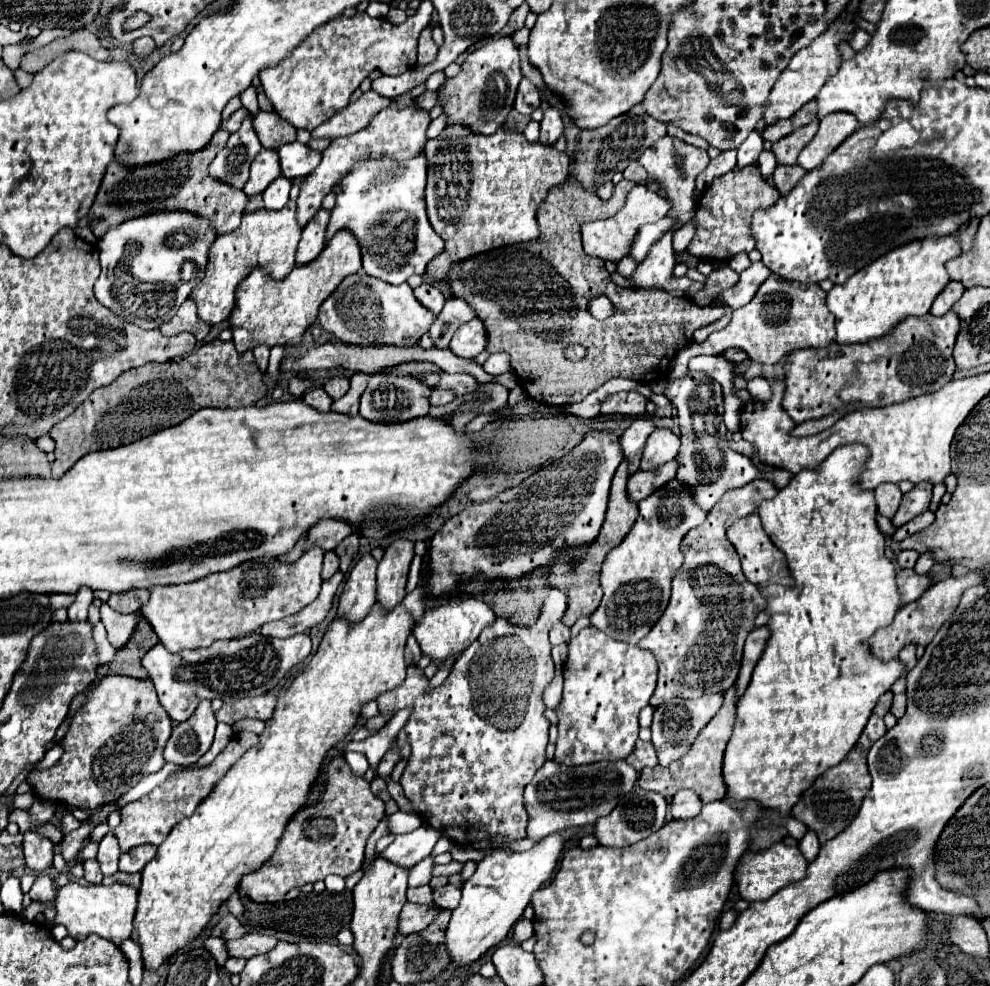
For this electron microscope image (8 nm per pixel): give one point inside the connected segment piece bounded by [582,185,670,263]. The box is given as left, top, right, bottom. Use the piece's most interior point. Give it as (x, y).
(610, 239)

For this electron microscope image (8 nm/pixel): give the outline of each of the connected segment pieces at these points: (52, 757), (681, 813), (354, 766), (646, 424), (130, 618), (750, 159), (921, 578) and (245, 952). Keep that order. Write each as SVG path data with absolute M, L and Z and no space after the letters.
M60 745L52 747L52 749L44 755L44 759L36 765L36 769L48 769L48 767L52 767L52 765L60 759L60 755L62 755L62 747L60 747Z
M682 789L672 797L670 813L674 819L692 819L700 813L700 809L702 809L702 801L690 789Z
M346 751L346 761L350 765L350 769L354 771L354 775L362 777L368 771L368 759L364 753L354 753L354 751Z
M636 417L632 421L632 425L620 437L622 455L624 455L624 459L628 459L630 475L634 475L638 471L640 457L642 457L642 451L644 451L644 443L650 437L652 431L654 431L654 423L652 423L650 417Z
M104 603L100 607L100 613L102 613L102 623L106 625L106 631L108 631L108 641L116 649L122 649L130 641L134 629L138 625L138 617L142 617L142 613L136 611L136 613L124 615L124 613L110 609L108 603Z
M754 129L750 131L750 135L746 137L746 141L738 147L738 167L746 167L746 165L756 165L758 163L758 155L762 153L762 135Z
M898 569L896 585L902 595L902 603L908 605L908 603L916 601L932 583L930 583L928 575L916 575L914 569Z
M248 933L248 935L244 935L242 939L230 941L230 943L228 943L228 953L234 955L234 957L250 959L250 957L268 953L276 943L278 943L276 937L260 935L260 933Z

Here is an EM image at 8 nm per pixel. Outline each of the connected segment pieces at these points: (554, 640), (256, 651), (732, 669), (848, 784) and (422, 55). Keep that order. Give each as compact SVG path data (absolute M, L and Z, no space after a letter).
M558 623L552 631L550 631L550 643L552 645L562 645L562 643L568 643L570 639L570 629L562 623Z
M260 633L246 635L242 639L214 641L206 649L170 653L162 643L158 643L144 659L142 665L150 673L156 687L158 699L164 705L172 721L186 721L204 699L222 699L230 703L242 697L256 697L272 691L286 673L302 663L312 651L308 633L294 635L288 639L270 639Z
M754 479L746 487L728 491L708 519L684 535L682 553L686 559L672 583L670 603L660 621L638 643L658 661L658 685L650 697L652 707L674 697L696 699L706 693L724 693L736 683L744 641L754 629L756 615L764 611L766 597L744 577L738 553L726 539L726 527L748 513L756 513L760 503L776 493L778 489L772 481Z
M884 693L880 699L878 699L878 705L874 707L870 719L868 719L868 725L864 727L858 743L854 745L854 749L846 755L846 759L842 763L838 763L836 767L828 769L822 777L818 777L812 787L800 797L800 801L794 805L792 809L792 815L796 819L800 819L802 823L808 825L810 831L814 831L820 839L820 845L824 845L826 841L834 839L838 833L842 833L850 821L858 815L858 809L862 805L862 799L866 797L866 793L870 791L870 773L868 773L868 767L866 767L866 755L868 755L868 749L886 733L886 727L884 727L884 715L890 711L890 705L892 705L892 693Z
M428 25L422 33L420 33L420 43L418 43L418 65L426 65L430 61L436 59L438 47L432 41L432 27Z

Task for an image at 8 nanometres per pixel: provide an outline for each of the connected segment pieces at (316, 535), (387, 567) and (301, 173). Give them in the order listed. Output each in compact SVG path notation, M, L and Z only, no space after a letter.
M322 519L310 529L304 549L308 551L312 545L318 545L322 547L322 551L332 551L350 533L352 533L352 527L348 523L342 523L338 519Z
M398 539L386 549L382 561L378 563L376 577L376 601L388 613L406 597L406 577L408 567L414 557L414 543Z
M298 141L294 143L286 143L278 149L280 155L280 165L282 165L282 175L286 179L304 179L310 173L314 173L314 169L318 167L322 153L310 149L308 145L302 145Z

